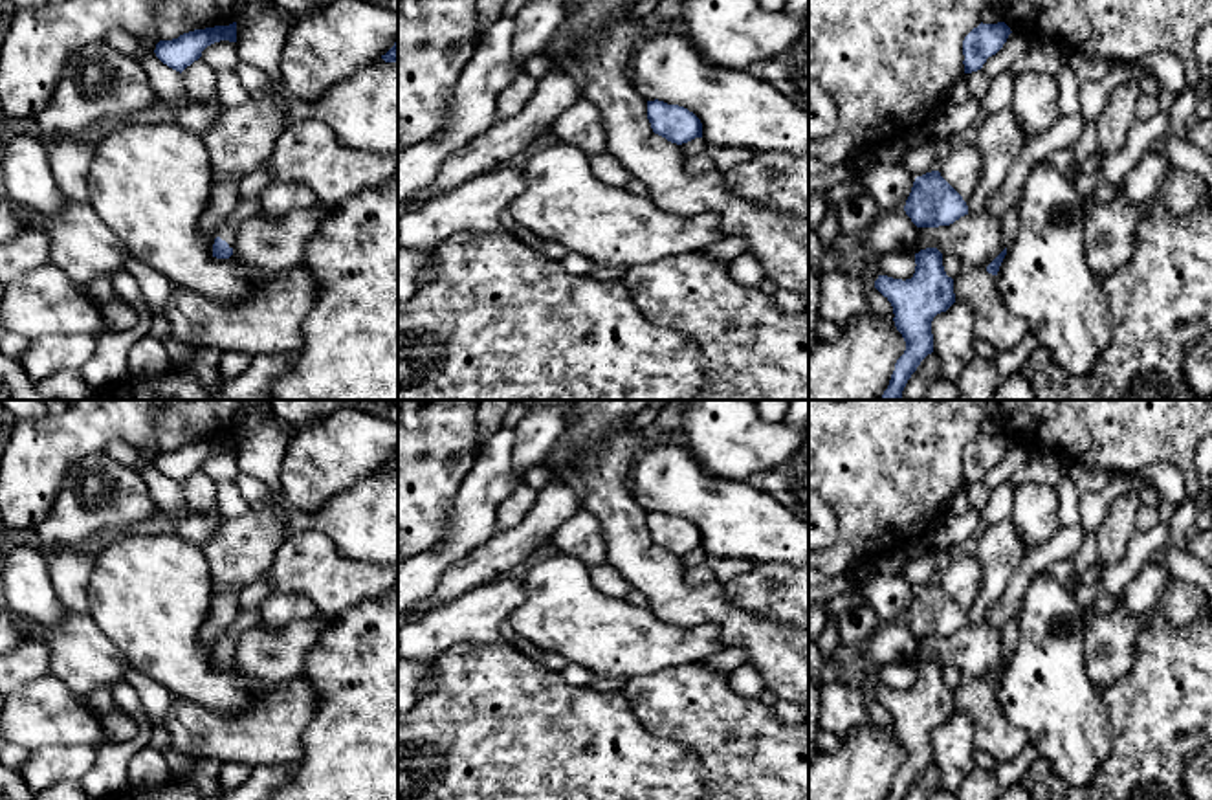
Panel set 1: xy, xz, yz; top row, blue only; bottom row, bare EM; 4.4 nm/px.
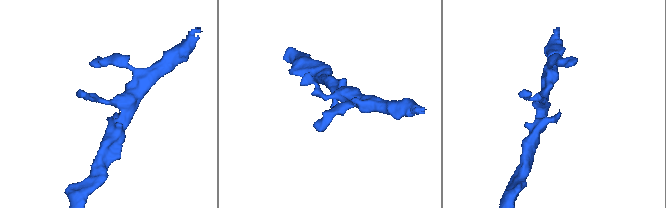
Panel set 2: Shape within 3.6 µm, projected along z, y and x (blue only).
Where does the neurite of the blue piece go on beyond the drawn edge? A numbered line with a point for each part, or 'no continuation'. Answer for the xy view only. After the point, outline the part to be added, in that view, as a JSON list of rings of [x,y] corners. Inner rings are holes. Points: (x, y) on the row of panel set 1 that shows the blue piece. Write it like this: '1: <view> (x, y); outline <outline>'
1: xy (244, 208); outline [[[240,200],[237,209],[227,217],[226,224],[218,229],[216,237],[226,240],[233,248],[237,228],[251,215],[260,213],[259,200],[248,202]]]

